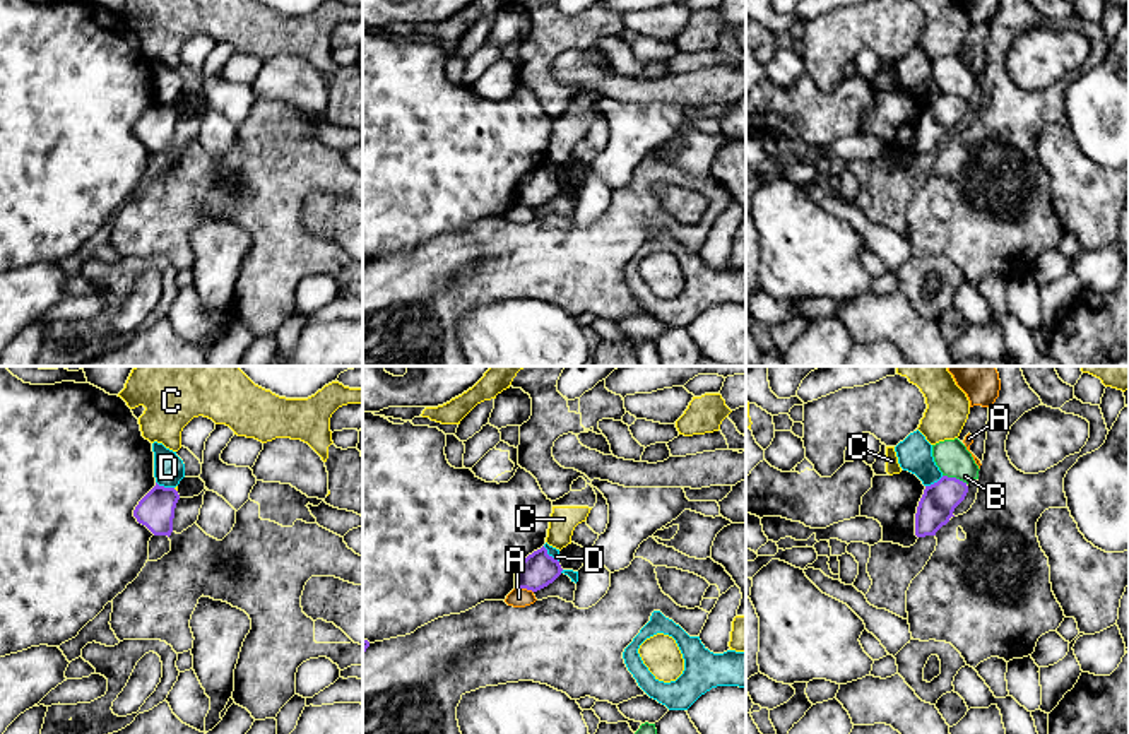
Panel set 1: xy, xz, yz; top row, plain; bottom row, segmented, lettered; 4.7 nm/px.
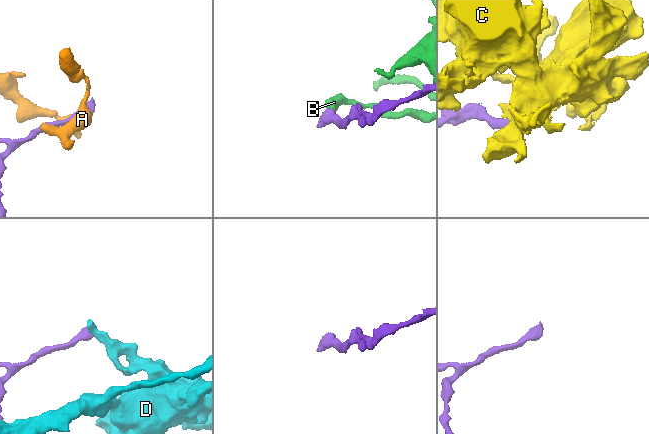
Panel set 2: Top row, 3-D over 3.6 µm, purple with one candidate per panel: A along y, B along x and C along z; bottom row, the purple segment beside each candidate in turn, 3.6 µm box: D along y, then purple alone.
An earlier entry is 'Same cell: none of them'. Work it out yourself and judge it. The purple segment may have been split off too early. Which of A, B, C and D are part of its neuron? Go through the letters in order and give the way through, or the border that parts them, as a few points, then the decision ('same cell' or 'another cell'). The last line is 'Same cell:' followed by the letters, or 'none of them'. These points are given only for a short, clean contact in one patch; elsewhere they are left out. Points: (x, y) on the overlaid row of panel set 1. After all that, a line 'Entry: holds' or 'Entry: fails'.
A: border along xz (515, 586), (532, 592); another cell
B: border along yz (943, 474), (967, 483); another cell
C: border along xy (173, 488), (177, 491); another cell
D: border along xy (156, 481), (173, 488); another cell
Same cell: none of them
Entry: holds

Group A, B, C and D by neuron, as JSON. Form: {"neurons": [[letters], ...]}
{"neurons": [["A"], ["B"], ["C"], ["D"]]}

